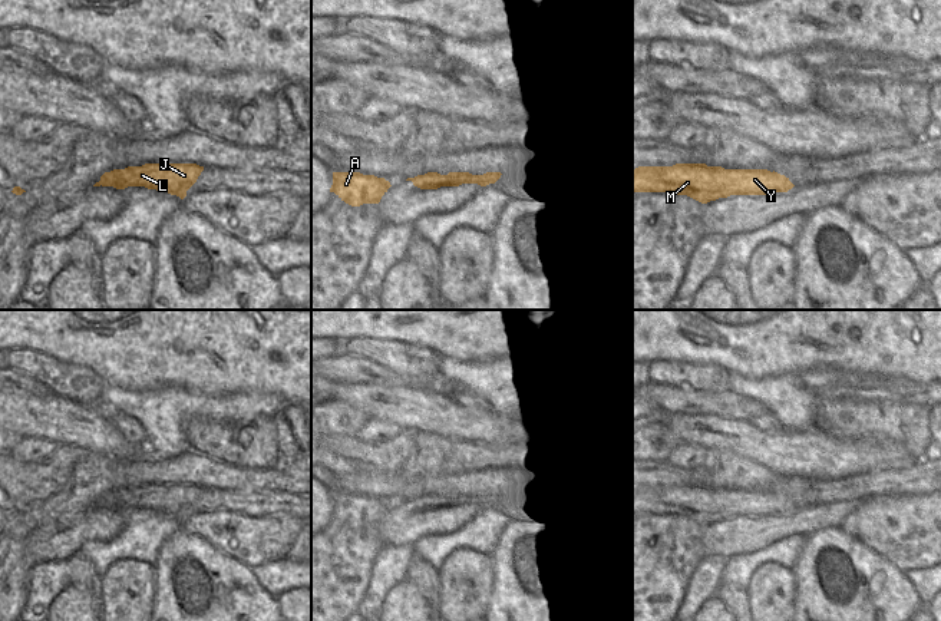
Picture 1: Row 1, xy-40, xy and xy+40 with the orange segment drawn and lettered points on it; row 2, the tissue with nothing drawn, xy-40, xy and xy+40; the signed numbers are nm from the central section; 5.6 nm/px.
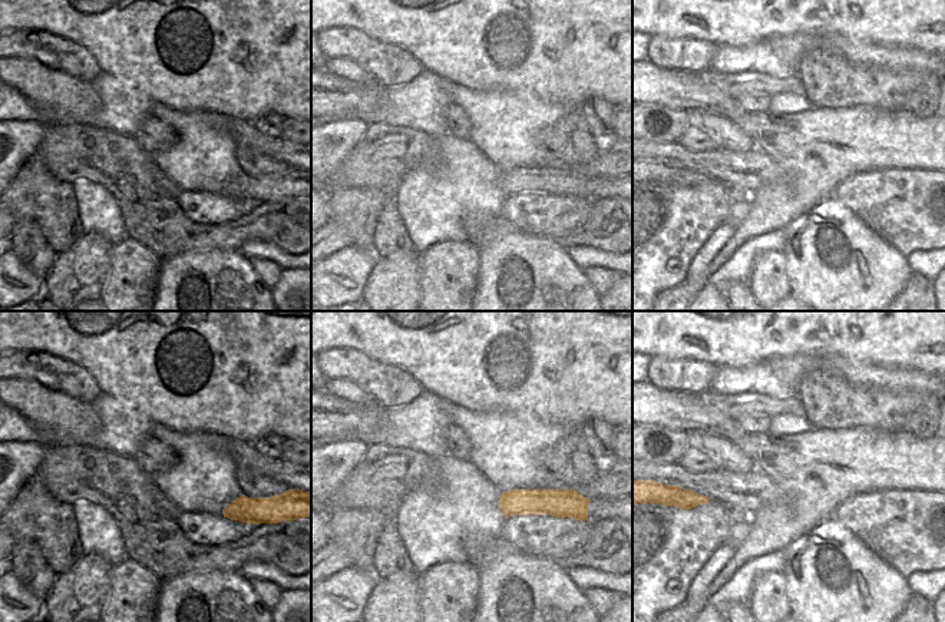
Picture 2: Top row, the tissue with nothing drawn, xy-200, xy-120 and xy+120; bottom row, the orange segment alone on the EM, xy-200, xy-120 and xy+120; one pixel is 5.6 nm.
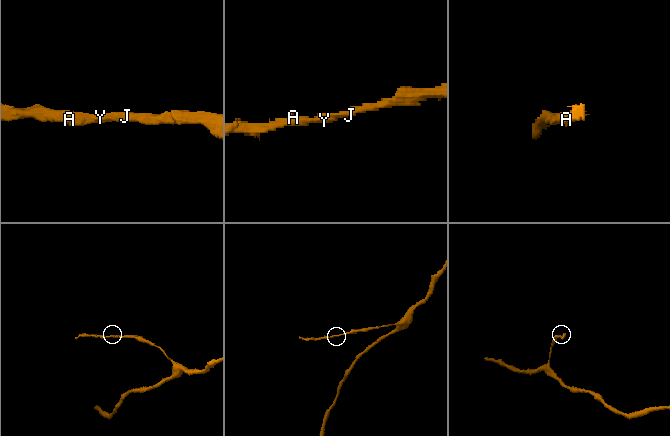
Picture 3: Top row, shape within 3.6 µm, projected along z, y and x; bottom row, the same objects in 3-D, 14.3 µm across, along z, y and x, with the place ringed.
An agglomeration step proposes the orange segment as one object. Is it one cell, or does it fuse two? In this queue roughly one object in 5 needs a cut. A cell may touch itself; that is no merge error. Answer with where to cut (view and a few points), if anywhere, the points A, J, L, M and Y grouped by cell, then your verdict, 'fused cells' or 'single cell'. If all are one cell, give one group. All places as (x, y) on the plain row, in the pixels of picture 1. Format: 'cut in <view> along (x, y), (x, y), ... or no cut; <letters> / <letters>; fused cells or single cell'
no cut; A J L M Y; single cell

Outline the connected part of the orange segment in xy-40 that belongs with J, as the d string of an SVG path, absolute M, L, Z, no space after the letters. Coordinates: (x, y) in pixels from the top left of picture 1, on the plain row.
M145 485L105 493L93 508L102 506L116 511L145 508L184 521L186 512L197 503L202 492L204 488L197 485Z

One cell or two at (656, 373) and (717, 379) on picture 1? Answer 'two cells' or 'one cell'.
one cell

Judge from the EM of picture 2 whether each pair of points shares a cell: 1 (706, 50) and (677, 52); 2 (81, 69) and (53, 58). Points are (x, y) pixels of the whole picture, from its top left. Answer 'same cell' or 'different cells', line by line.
1: same cell
2: same cell

